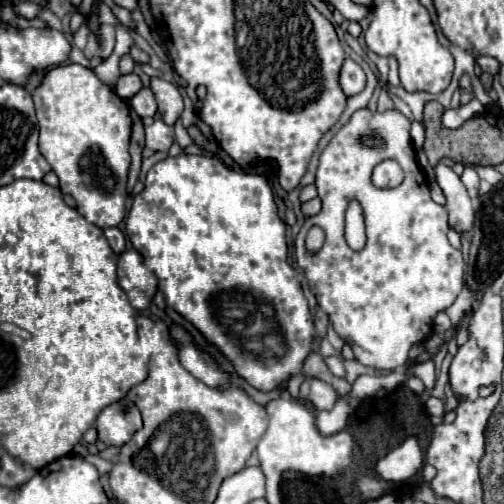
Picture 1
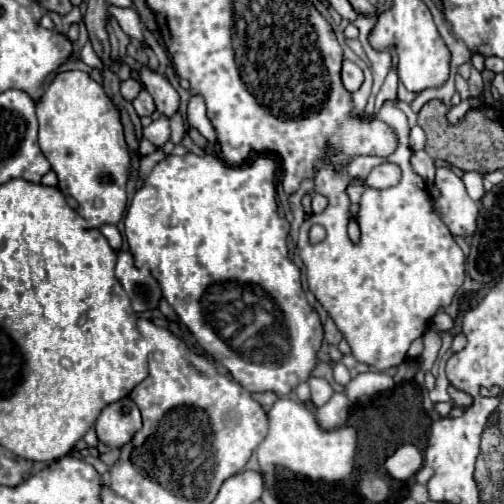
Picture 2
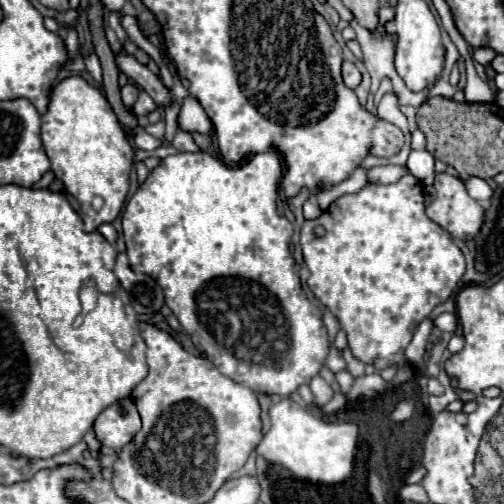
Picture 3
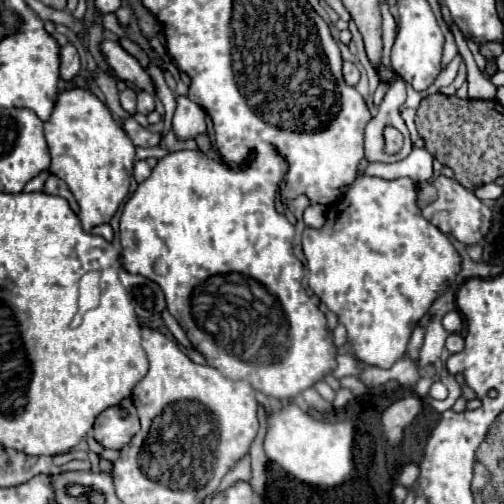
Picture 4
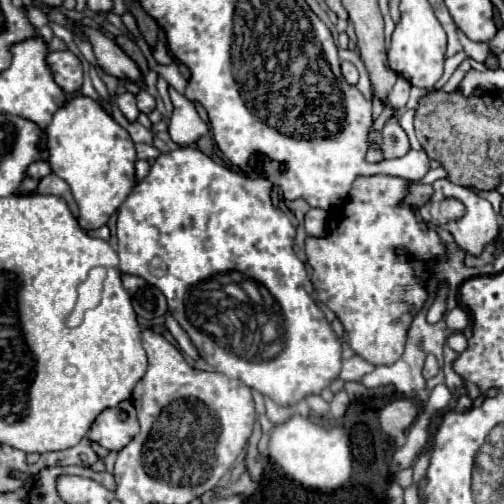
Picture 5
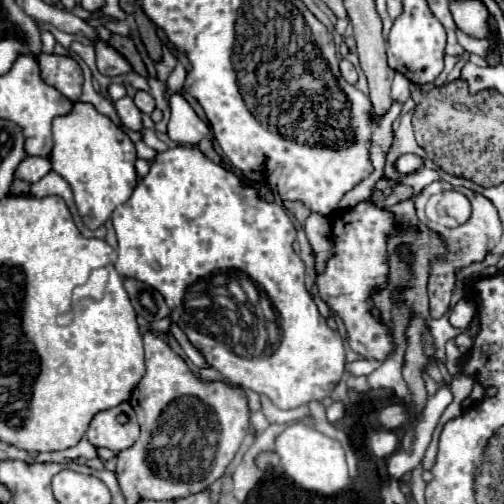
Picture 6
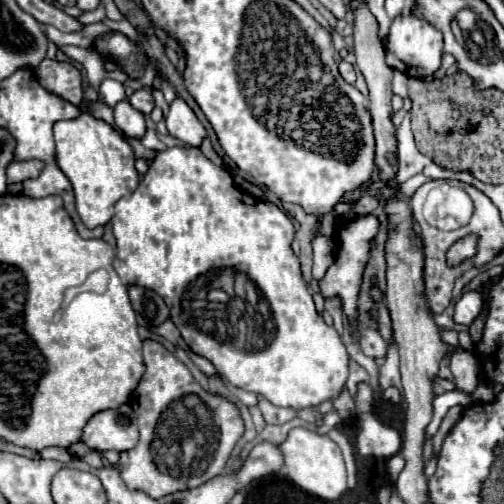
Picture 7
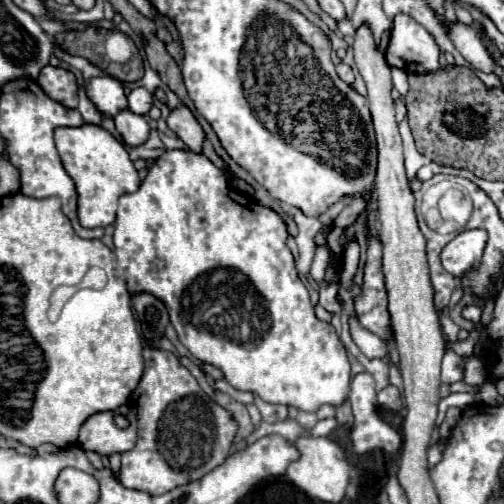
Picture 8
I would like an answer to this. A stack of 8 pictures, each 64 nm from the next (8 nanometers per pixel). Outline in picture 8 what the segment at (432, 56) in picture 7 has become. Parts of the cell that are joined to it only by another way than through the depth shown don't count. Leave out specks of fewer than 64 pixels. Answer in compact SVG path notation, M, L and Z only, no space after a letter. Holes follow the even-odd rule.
M398 14L392 24L392 36L390 36L390 44L386 50L386 62L400 70L416 68L416 72L420 72L420 74L436 72L440 68L440 48L434 42L434 38L426 32L426 28L420 26L416 20L412 20L412 16Z

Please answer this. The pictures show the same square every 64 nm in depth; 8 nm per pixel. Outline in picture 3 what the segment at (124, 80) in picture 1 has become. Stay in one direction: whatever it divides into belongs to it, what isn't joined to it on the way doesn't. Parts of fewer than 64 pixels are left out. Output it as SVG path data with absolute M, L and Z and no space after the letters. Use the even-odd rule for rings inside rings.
M126 84L126 86L120 90L120 94L122 94L124 106L126 106L126 108L132 108L134 102L136 102L136 96L138 96L138 88L136 88L134 84Z

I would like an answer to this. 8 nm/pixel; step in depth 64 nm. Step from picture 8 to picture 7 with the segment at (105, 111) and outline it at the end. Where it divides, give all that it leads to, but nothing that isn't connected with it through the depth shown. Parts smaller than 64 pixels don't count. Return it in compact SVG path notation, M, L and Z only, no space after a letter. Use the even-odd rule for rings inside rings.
M102 80L100 82L100 90L98 90L98 98L100 102L104 102L106 106L114 108L120 100L126 100L126 94L124 94L124 86L116 80Z

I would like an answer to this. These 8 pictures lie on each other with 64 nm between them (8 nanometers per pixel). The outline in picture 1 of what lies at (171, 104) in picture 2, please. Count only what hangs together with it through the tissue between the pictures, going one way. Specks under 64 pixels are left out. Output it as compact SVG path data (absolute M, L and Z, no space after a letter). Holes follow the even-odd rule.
M150 78L150 88L158 102L158 112L166 124L174 124L182 112L182 96L178 88L162 78Z

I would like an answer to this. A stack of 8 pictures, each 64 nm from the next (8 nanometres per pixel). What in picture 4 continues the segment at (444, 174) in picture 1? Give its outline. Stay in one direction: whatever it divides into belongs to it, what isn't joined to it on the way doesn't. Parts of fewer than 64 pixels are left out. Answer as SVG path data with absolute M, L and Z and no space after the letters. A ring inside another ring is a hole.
M438 176L434 180L434 186L438 190L438 198L428 208L422 210L424 218L428 222L432 222L436 228L448 230L458 242L462 242L466 246L478 244L484 238L484 232L488 232L488 228L492 226L492 208L488 208L480 198L476 198L474 192L460 186L454 178Z

